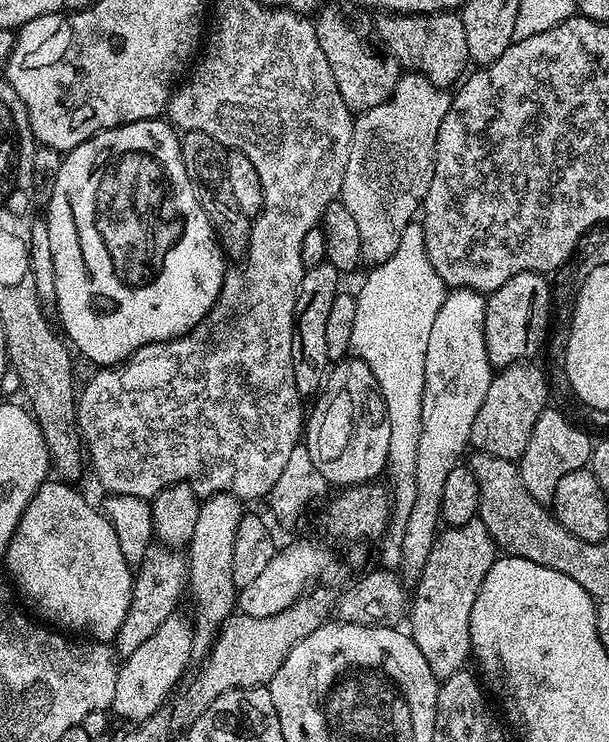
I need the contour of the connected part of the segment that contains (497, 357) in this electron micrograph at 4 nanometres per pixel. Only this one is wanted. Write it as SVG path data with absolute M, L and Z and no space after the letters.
M539 272L514 274L510 282L502 282L486 300L486 354L493 369L509 368L511 364L528 362L536 351L543 349L549 335L550 313L553 311L549 281Z

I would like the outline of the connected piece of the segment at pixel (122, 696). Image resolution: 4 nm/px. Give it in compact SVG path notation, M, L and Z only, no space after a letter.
M173 614L170 618L166 618L166 622L162 622L162 626L154 630L154 635L140 649L123 657L118 667L118 682L114 682L114 698L110 709L113 717L121 716L122 719L128 720L124 722L139 722L150 718L169 703L168 695L171 694L172 687L174 692L177 685L185 679L184 671L187 670L188 663L193 663L194 660L192 655L194 624L189 617L187 620L180 615Z

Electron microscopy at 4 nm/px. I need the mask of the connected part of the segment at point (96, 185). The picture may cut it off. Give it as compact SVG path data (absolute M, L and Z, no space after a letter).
M164 118L139 120L133 124L122 124L118 128L105 128L79 144L77 148L73 148L61 160L64 161L52 180L52 195L47 201L49 204L46 219L50 230L50 254L54 258L55 311L60 312L58 324L63 335L70 341L71 347L77 353L80 351L86 359L93 360L96 366L111 366L129 359L142 346L164 340L177 340L179 336L185 336L198 322L202 322L202 318L214 306L224 281L226 257L220 241L216 239L216 231L212 228L206 210L202 210L198 202L196 191L190 182L190 174L186 174L177 129Z

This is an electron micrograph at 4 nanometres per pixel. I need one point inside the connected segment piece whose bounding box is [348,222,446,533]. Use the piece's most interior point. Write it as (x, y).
(397, 304)

